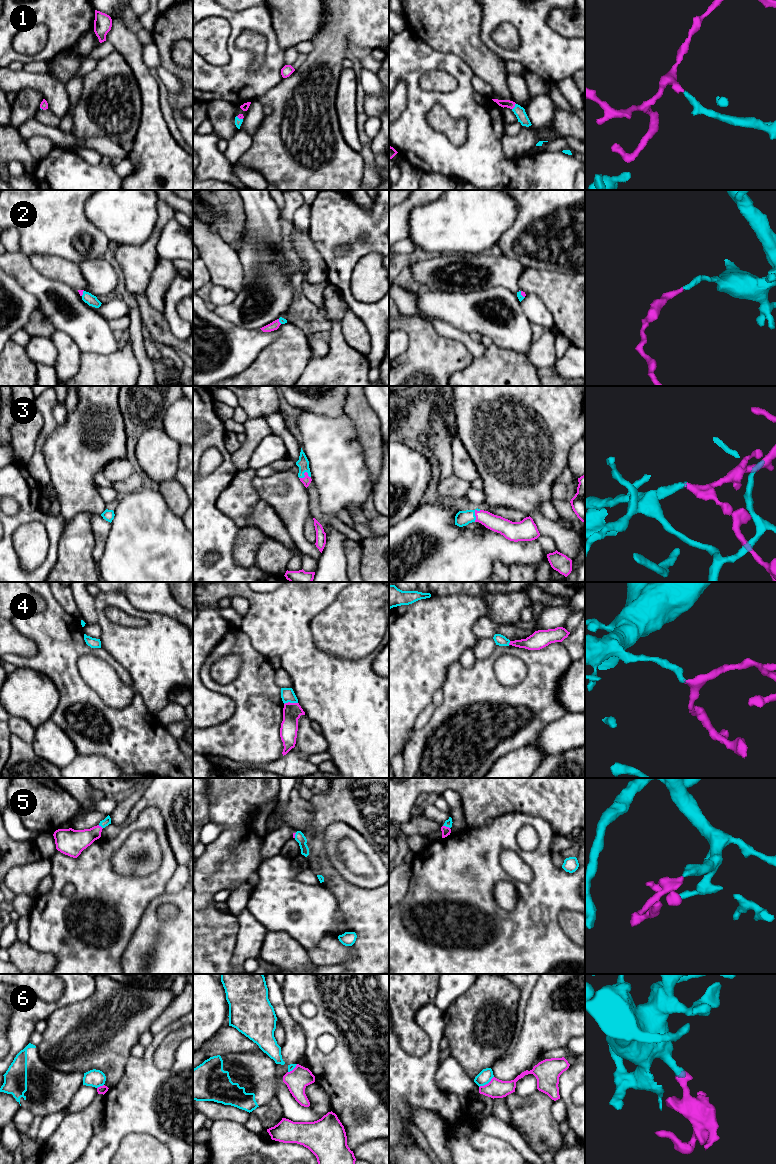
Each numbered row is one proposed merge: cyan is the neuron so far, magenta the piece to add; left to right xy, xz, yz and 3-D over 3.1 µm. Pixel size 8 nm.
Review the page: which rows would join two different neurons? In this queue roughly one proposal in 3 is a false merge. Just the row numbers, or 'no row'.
6

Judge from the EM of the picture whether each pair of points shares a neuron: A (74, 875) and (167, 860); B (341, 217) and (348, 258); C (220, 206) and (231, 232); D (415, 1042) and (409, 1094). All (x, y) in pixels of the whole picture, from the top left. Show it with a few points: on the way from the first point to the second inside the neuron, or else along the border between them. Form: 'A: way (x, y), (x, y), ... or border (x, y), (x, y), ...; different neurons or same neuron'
A: way (99, 885), (149, 885); same neuron
B: way (351, 227), (353, 229), (354, 248); same neuron
C: way (226, 212), (228, 214), (229, 226); same neuron
D: border (399, 1042), (415, 1056), (430, 1048); different neurons

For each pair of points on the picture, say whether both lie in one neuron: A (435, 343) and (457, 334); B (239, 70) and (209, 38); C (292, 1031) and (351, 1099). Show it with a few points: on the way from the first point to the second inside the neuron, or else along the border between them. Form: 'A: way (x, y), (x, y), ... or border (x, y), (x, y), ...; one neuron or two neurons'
A: border (429, 324), (441, 335), (459, 340), (468, 351); two neurons
B: border (230, 53), (222, 65), (205, 59); two neurons
C: border (298, 1024), (305, 1038), (304, 1056); two neurons

